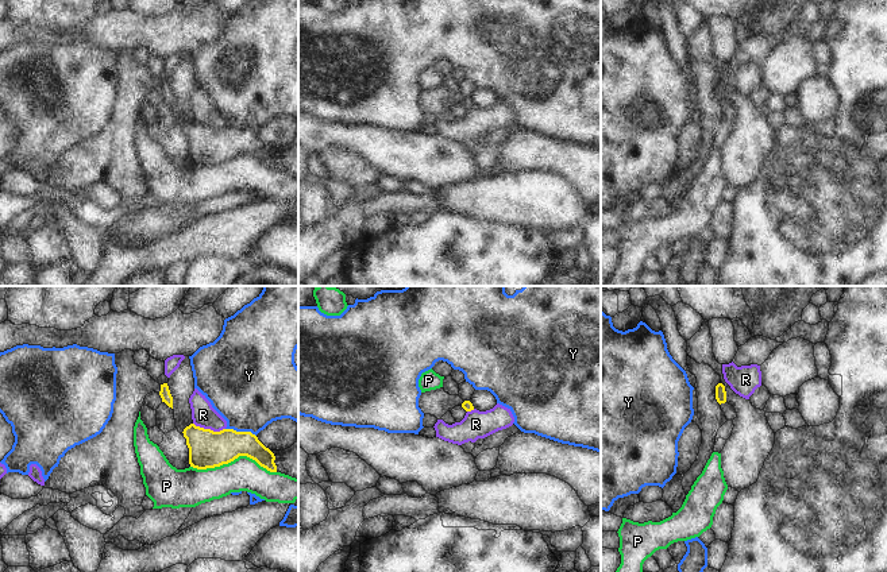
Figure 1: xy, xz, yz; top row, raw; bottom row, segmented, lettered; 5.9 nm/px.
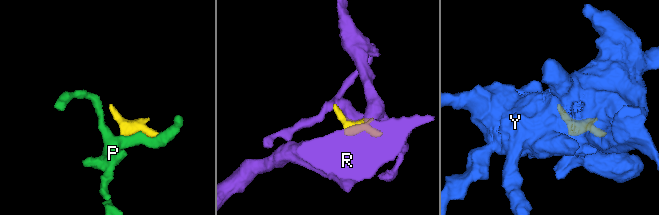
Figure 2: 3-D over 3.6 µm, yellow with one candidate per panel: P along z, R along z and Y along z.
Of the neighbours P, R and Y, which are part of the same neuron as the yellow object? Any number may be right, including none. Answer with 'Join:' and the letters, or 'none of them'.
Join: none of them

